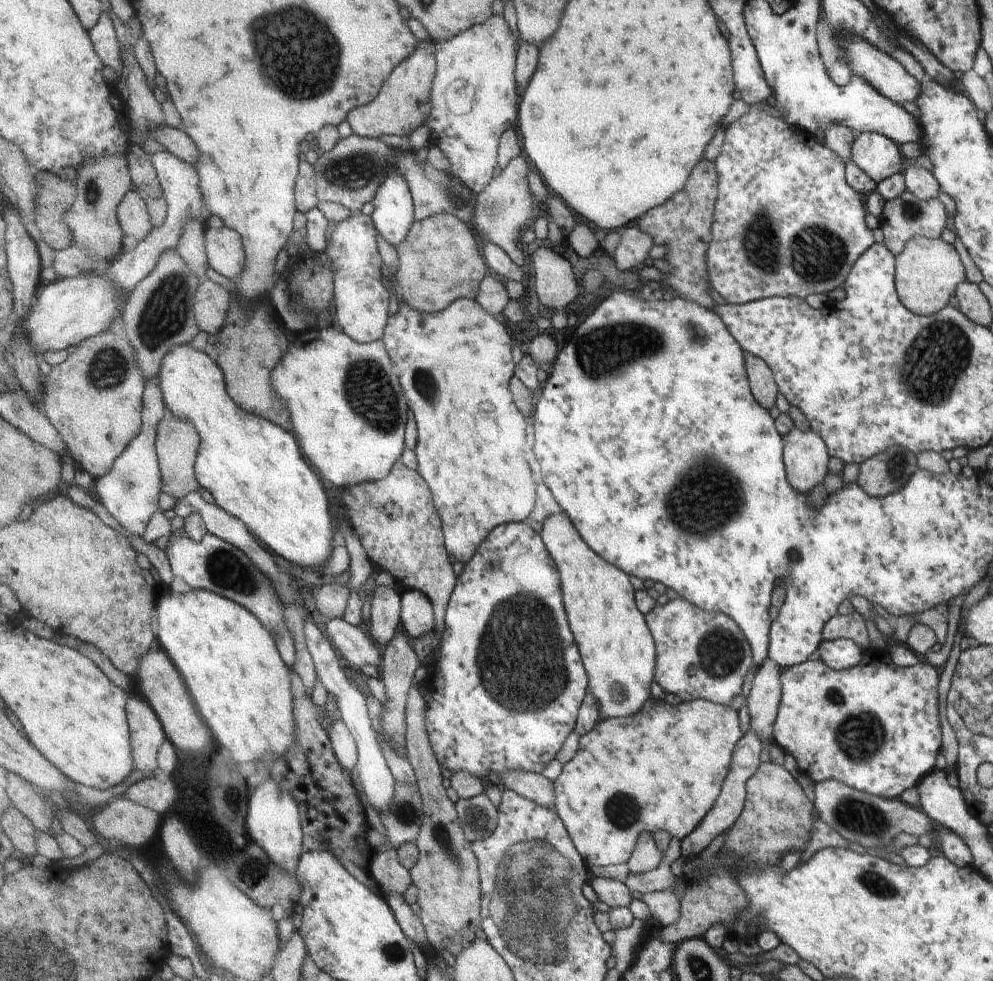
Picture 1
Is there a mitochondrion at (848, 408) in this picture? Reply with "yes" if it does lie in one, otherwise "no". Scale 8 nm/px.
no

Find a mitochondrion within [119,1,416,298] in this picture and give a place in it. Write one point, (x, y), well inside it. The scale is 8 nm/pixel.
(301, 54)

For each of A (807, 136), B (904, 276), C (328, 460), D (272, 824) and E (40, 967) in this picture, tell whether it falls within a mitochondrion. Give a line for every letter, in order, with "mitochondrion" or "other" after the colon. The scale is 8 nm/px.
A: other
B: other
C: other
D: other
E: mitochondrion

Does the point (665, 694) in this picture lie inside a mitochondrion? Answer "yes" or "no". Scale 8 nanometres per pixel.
no

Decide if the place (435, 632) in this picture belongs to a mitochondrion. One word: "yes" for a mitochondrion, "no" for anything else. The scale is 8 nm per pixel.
no

